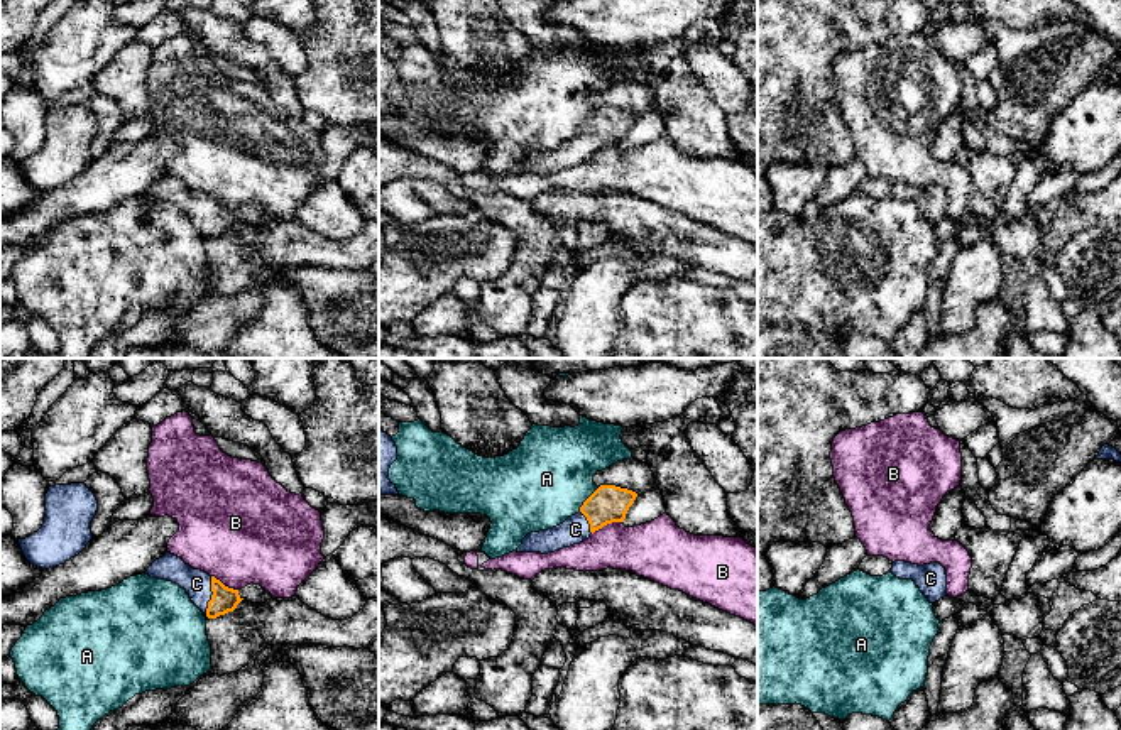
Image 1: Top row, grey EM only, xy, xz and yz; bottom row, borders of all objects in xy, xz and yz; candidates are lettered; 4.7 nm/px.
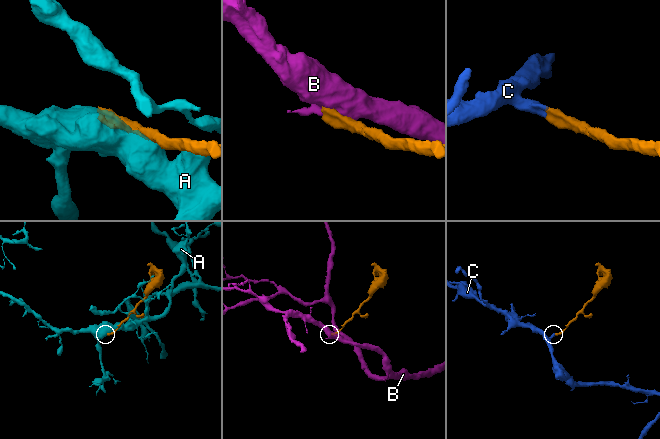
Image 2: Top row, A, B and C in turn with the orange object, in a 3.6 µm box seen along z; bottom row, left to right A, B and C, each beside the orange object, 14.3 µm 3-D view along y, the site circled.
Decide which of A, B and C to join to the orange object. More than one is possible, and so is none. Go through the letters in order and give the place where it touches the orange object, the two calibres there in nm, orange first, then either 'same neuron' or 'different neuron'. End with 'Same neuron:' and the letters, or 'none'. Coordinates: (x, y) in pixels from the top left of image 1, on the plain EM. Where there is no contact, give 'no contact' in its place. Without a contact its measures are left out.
A: contact xz (587, 120); calibres 180 and 420 nm; different neuron
B: contact xz (606, 146); calibres 180 and 260 nm; different neuron
C: contact xy (212, 217); calibres 120 and 130 nm; same neuron
Same neuron: C

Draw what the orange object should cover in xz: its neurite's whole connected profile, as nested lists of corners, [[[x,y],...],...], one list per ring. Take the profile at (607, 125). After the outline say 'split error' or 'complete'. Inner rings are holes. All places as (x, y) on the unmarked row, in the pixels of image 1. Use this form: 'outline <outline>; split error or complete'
outline [[[600,106],[580,128],[580,133],[563,145],[522,161],[517,174],[555,174],[588,161],[595,152],[612,144],[624,144],[637,115],[615,106]]]; split error

